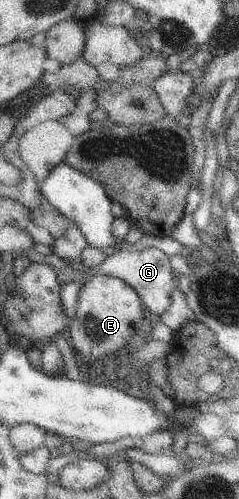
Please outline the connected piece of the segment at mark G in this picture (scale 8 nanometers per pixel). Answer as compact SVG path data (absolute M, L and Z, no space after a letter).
M145 248L140 251L121 249L108 255L100 265L89 269L91 277L103 274L122 279L125 283L131 285L144 303L148 315L153 319L157 319L171 307L171 291L176 288L176 282L173 280L169 256L162 250L156 248Z

